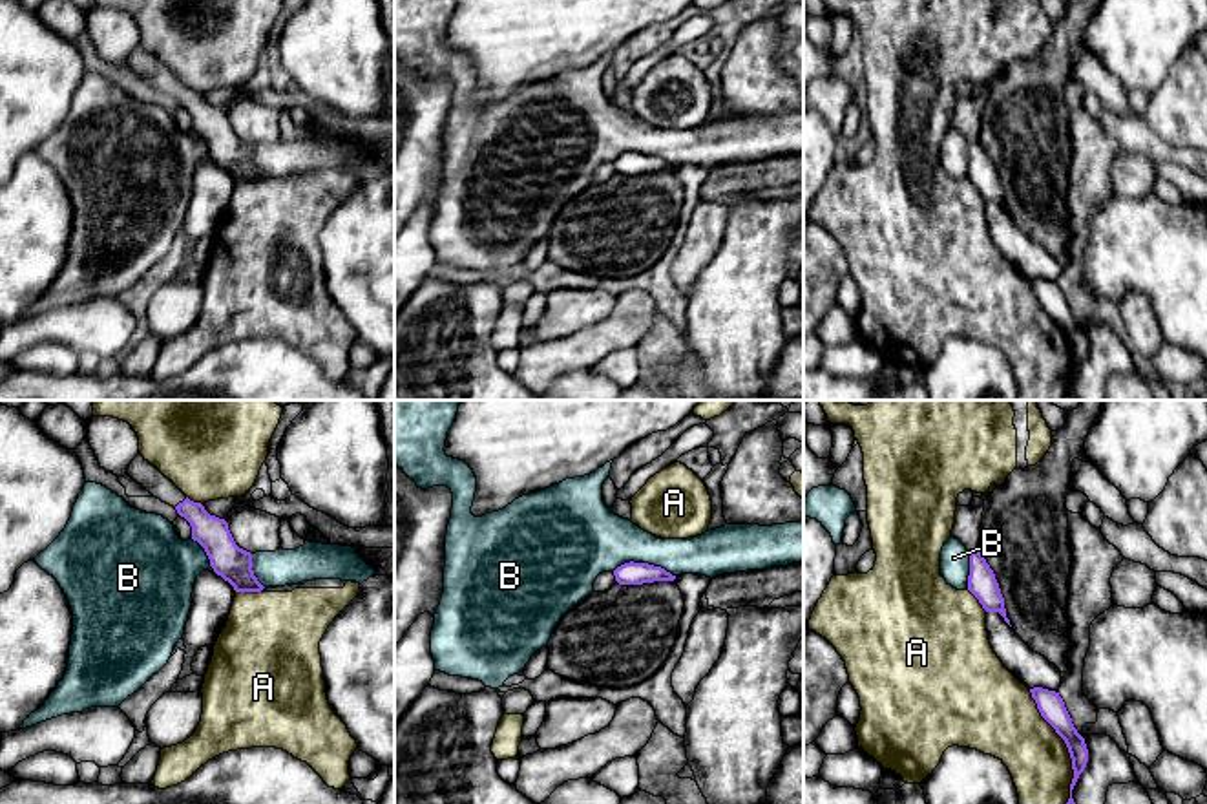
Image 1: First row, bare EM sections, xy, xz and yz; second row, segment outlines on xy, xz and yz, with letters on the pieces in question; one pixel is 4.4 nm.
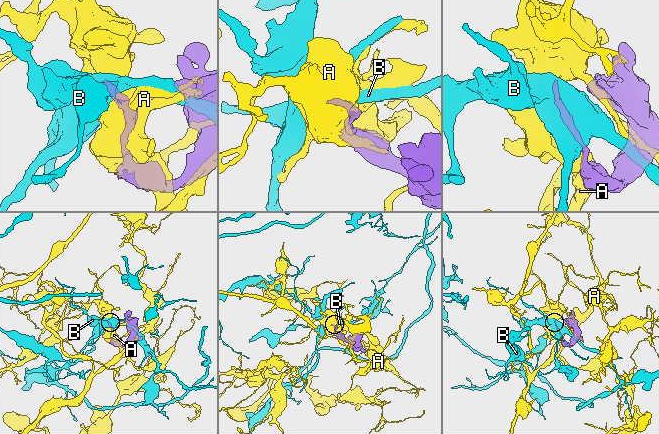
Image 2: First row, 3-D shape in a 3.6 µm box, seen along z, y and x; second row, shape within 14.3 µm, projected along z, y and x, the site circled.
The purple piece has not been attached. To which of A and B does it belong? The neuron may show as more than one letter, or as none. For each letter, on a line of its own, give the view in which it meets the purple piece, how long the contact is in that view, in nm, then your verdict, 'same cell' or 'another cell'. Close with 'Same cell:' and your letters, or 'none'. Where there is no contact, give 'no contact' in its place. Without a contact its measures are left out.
A: yz | 550 nm | another cell
B: xz | 280 nm | another cell
Same cell: none

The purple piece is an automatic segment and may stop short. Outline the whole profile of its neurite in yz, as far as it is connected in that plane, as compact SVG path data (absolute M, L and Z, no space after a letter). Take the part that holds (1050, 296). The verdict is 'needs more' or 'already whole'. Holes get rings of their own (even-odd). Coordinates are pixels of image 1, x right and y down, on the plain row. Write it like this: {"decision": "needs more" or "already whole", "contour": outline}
{"decision": "already whole", "contour": "M1034 278L1034 280L1030 280L1030 283L1037 294L1041 307L1065 331L1068 344L1070 344L1070 349L1072 349L1074 369L1070 375L1070 389L1063 400L1079 400L1072 389L1072 380L1074 380L1079 365L1085 362L1086 353L1088 353L1088 340L1086 340L1085 329L1074 318L1072 309L1070 309L1059 283L1048 281L1043 278Z"}

